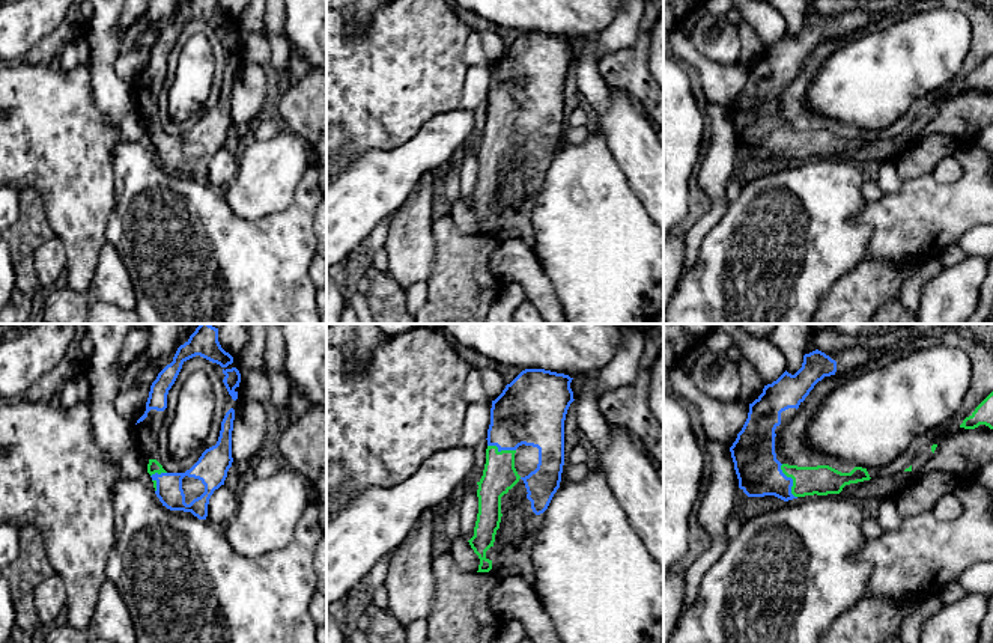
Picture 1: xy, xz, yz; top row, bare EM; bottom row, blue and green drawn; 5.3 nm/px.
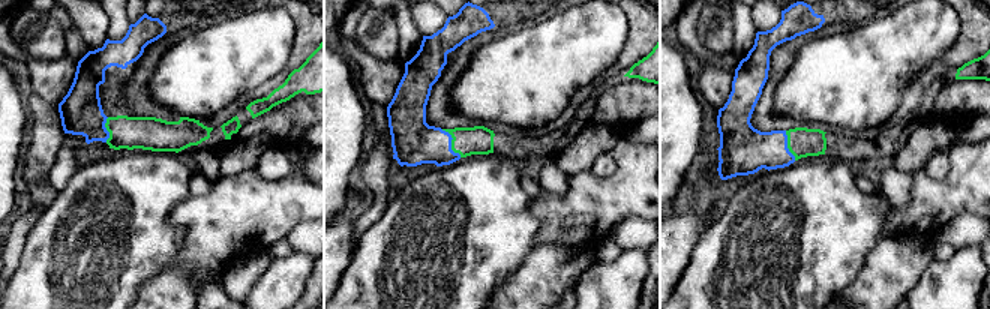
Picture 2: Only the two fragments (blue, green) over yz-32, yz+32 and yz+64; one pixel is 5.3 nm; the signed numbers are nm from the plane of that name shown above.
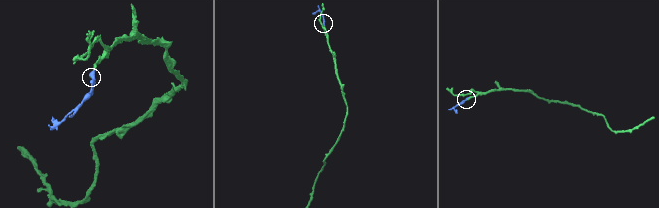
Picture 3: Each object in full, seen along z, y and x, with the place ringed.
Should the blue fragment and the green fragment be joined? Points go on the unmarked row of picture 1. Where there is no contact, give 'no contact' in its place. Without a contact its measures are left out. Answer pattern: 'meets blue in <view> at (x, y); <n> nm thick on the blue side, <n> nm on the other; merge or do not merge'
meets blue in yz at (792, 143); 240 nm thick on the blue side, 160 nm on the other; merge

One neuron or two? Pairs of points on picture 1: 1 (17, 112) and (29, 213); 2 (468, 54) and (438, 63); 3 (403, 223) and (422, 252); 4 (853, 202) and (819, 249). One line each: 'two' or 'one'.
1: two
2: two
3: one
4: one

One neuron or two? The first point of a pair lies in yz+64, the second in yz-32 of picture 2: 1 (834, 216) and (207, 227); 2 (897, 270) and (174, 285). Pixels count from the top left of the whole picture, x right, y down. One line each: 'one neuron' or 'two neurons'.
1: two neurons
2: one neuron

